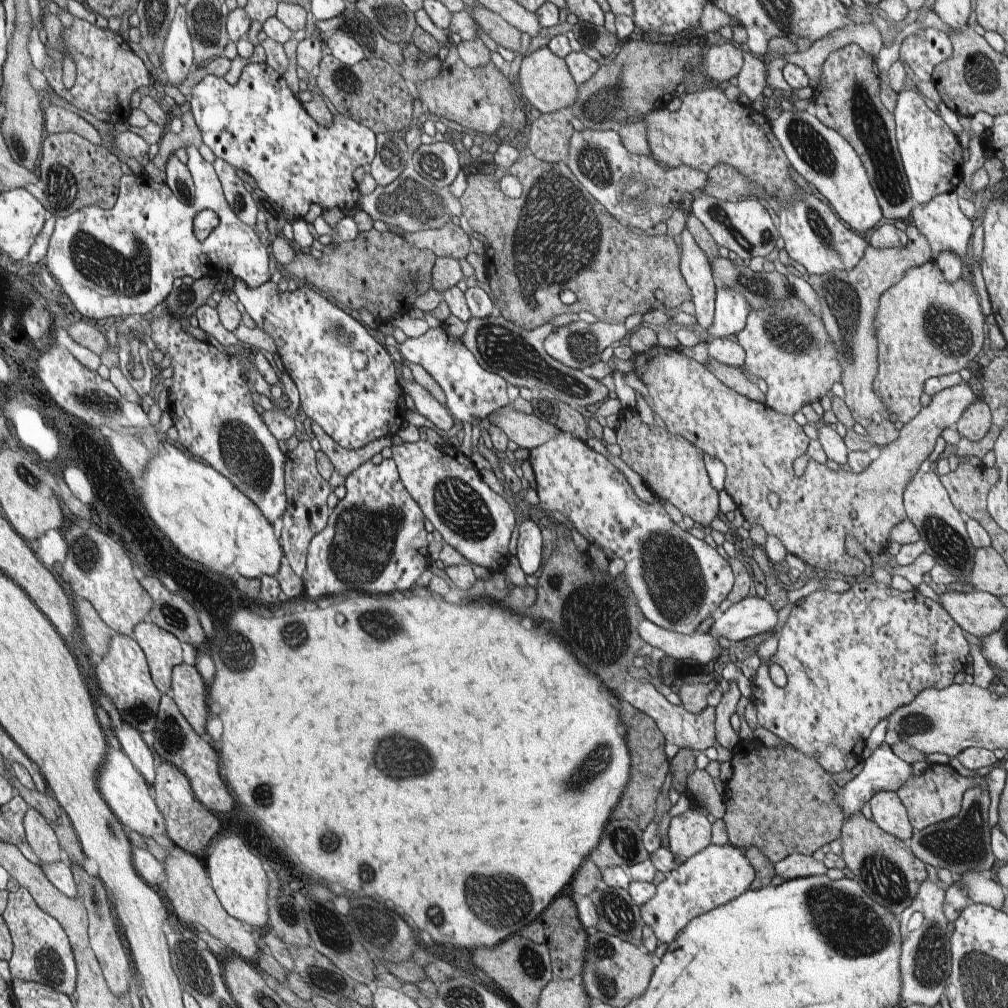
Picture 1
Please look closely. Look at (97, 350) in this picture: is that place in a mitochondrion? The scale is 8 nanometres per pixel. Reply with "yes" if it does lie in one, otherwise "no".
no

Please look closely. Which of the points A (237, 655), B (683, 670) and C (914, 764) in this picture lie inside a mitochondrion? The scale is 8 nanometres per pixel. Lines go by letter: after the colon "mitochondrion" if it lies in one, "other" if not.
A: mitochondrion
B: other
C: other

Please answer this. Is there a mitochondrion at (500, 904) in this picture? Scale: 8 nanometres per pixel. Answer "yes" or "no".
yes

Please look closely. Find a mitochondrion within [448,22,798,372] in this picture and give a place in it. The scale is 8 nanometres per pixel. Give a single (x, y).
(548, 236)

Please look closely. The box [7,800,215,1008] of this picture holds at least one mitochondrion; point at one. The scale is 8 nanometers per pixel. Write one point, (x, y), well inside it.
(50, 965)

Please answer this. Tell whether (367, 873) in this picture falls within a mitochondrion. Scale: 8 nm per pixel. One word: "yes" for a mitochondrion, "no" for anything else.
yes

